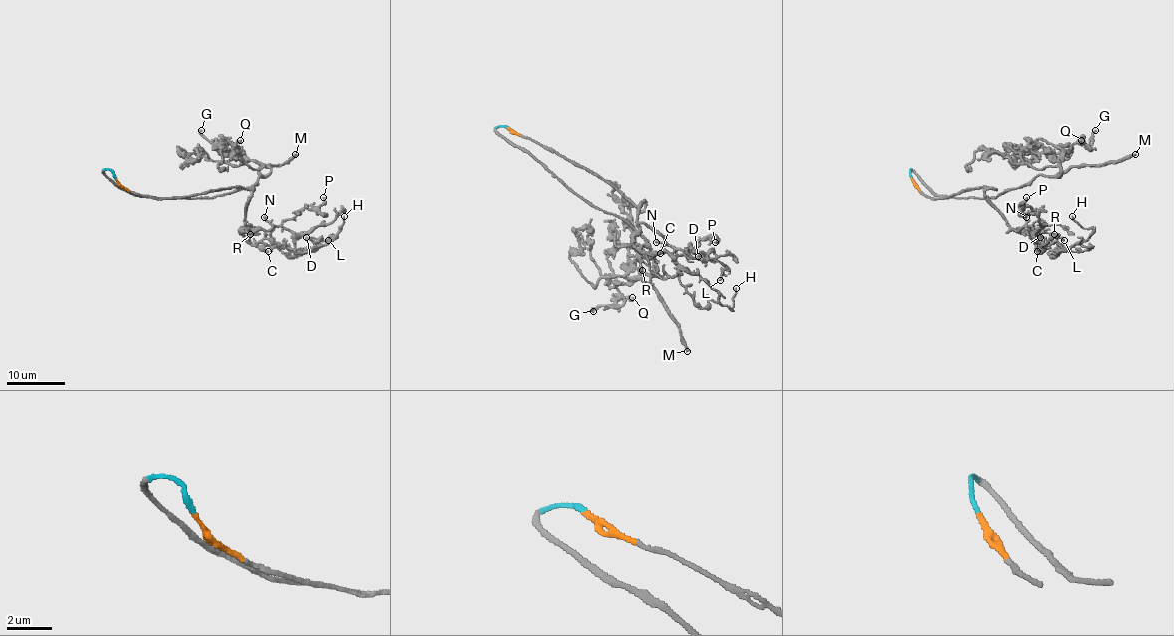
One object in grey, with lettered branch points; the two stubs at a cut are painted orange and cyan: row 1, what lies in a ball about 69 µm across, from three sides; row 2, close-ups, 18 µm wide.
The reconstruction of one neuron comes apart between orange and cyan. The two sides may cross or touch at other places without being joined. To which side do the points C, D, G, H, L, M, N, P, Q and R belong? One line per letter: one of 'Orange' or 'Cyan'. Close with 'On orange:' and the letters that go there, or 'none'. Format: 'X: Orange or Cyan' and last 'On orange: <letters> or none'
C: Orange
D: Orange
G: Cyan
H: Orange
L: Orange
M: Cyan
N: Orange
P: Orange
Q: Cyan
R: Orange
On orange: C, D, H, L, N, P, R

